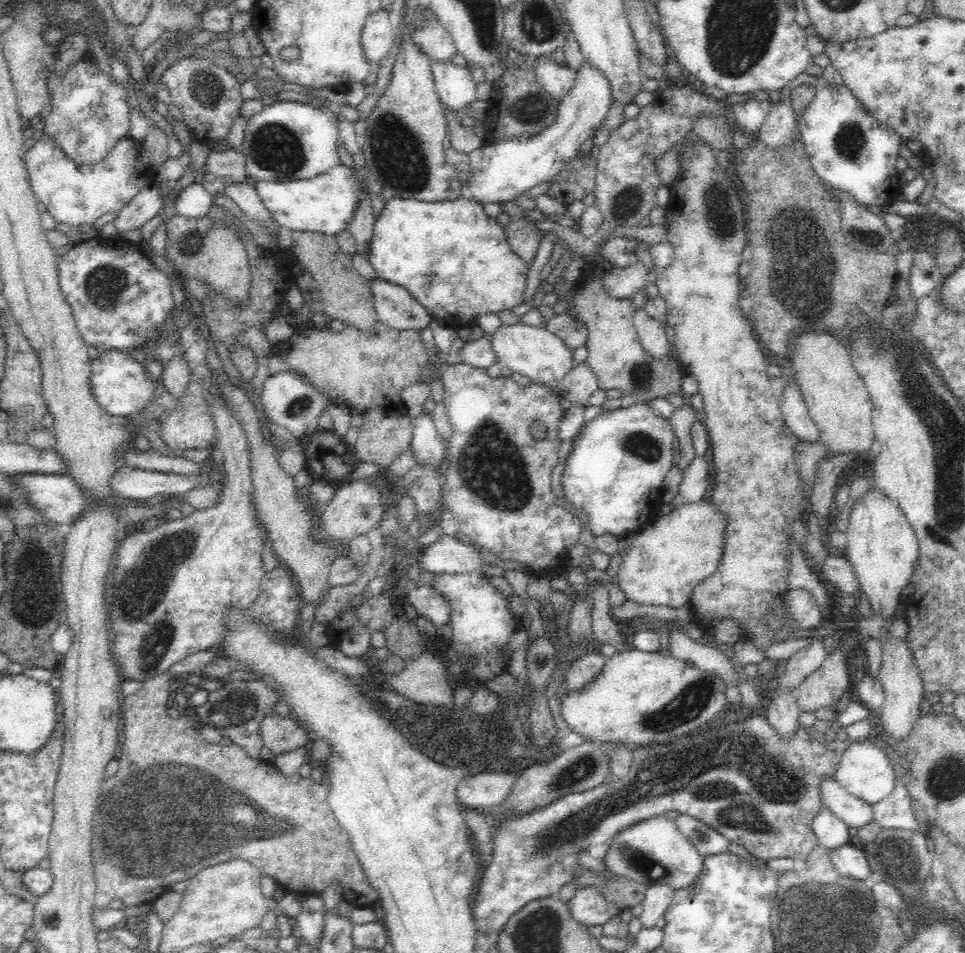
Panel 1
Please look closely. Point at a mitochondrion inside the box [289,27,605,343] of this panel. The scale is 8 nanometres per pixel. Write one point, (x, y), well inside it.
(402, 162)

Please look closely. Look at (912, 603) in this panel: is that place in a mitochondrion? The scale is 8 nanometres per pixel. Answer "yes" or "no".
no

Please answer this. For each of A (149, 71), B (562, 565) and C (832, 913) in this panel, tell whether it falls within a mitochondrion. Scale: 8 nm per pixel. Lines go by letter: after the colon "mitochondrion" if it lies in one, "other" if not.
A: other
B: other
C: mitochondrion

